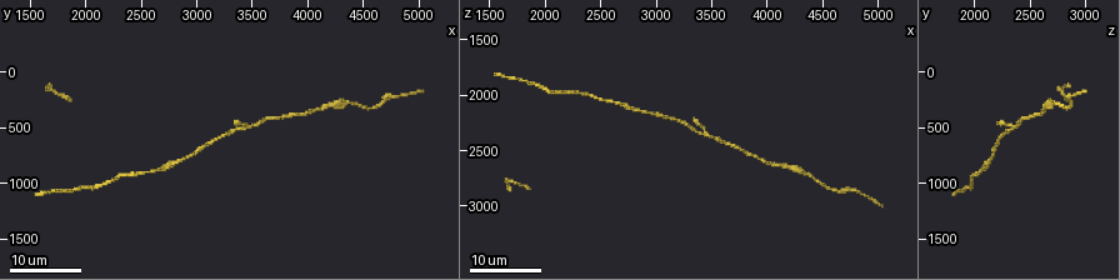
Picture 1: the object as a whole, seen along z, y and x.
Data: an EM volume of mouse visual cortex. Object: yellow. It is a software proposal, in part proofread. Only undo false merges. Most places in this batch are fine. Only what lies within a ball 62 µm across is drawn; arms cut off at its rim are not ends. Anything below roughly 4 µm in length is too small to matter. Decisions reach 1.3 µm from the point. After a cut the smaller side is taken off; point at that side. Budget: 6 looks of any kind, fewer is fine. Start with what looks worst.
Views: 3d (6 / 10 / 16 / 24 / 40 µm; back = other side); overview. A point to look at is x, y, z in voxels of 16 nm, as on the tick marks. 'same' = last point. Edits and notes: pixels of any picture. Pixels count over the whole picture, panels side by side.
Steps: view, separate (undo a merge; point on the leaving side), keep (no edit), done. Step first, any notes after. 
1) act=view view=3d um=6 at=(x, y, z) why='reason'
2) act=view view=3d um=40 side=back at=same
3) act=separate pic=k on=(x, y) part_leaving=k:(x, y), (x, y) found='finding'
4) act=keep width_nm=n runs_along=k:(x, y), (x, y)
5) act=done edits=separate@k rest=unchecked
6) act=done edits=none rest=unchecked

act=view view=3d um=16 at=(1940, 1060, 1920) why='calibre changes'

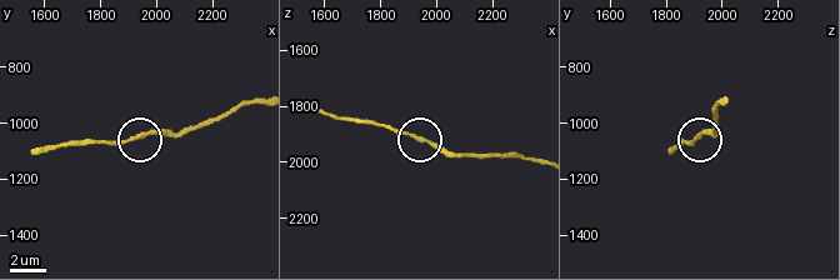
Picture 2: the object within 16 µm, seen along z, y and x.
act=view view=3d um=6 at=(1970, 1030, 1920)

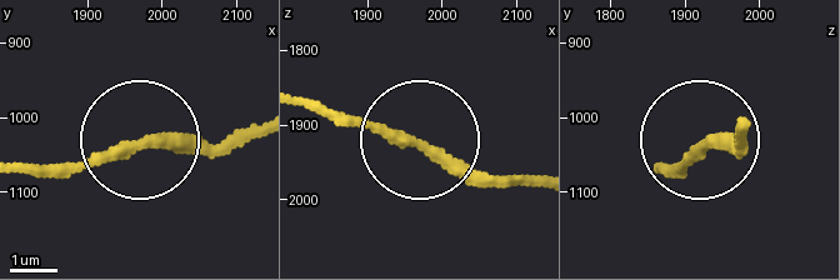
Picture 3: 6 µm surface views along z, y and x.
act=keep runs_along=3:(256, 126), (136, 138), (45, 170) found='all the same cell'

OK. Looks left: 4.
act=view view=3d um=24 at=(4320, 300, 2720) why='calibre changes'

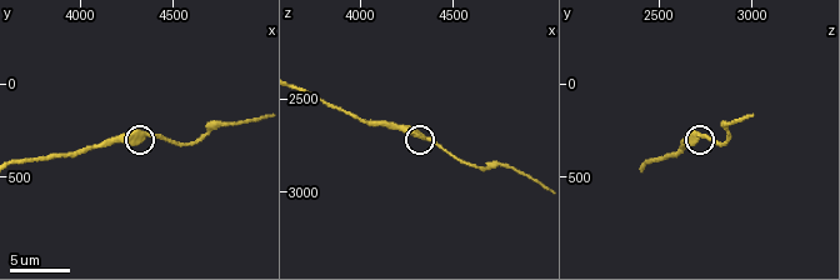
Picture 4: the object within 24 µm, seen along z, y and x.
act=view view=3d um=6 at=(4340, 280, 2700) why='zoom in'

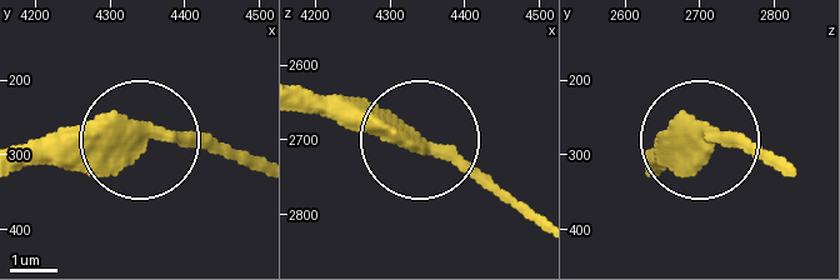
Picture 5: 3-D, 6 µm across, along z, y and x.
act=keep runs_along=5:(308, 103), (355, 106), (451, 146), (519, 210) found='continuous, no second cell'

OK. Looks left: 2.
act=view view=3d um=24 at=(2680, 880, 2080) why='calibre changes'

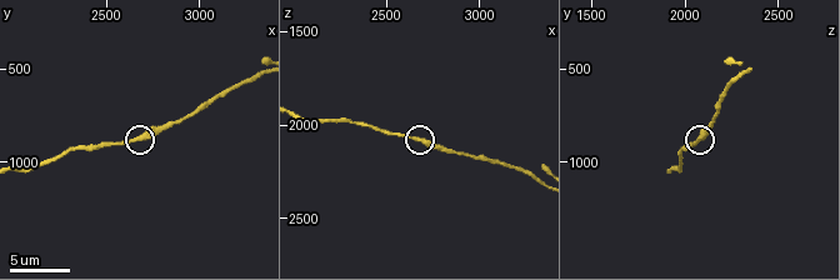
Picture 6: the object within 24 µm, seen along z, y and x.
act=view view=3d um=10 at=(2680, 860, 2080) why='closer look'

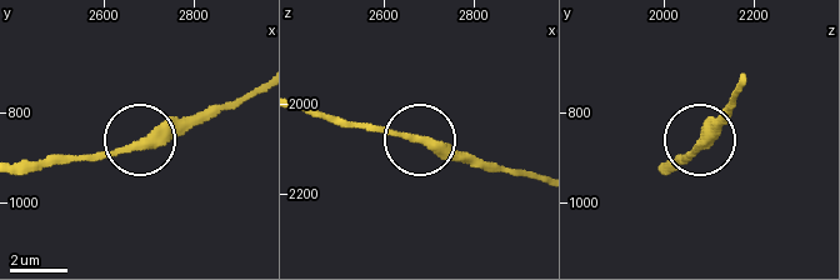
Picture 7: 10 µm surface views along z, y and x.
act=keep runs_along=7:(256, 90), (156, 126), (128, 145), (59, 158) found='all the same cell'

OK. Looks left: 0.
act=done edits=none rest=unchecked

